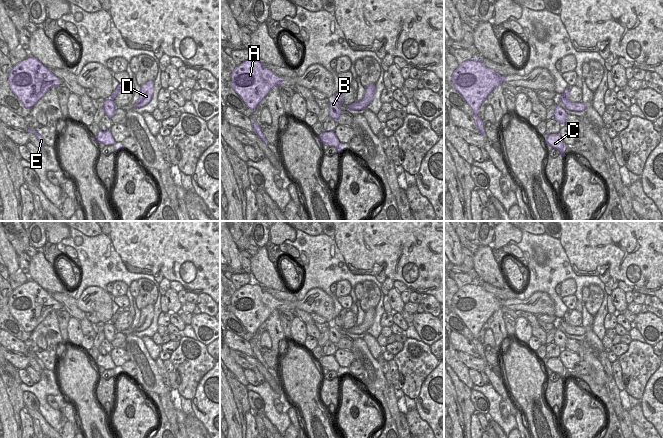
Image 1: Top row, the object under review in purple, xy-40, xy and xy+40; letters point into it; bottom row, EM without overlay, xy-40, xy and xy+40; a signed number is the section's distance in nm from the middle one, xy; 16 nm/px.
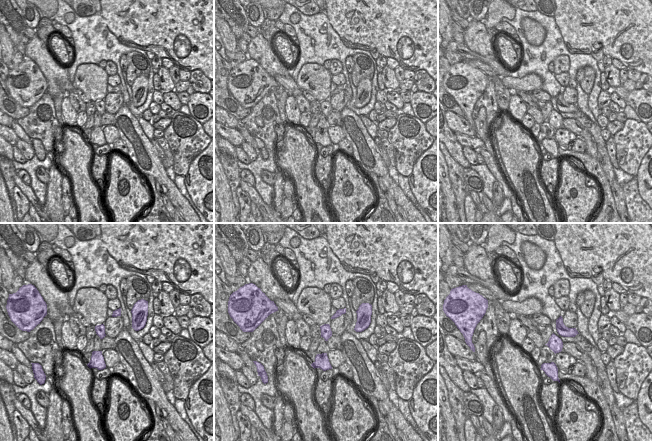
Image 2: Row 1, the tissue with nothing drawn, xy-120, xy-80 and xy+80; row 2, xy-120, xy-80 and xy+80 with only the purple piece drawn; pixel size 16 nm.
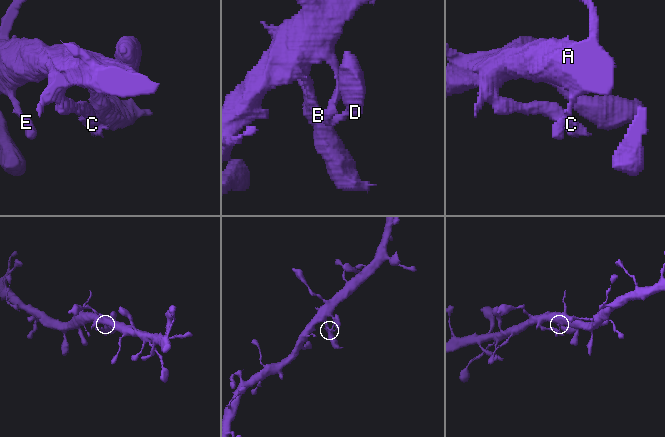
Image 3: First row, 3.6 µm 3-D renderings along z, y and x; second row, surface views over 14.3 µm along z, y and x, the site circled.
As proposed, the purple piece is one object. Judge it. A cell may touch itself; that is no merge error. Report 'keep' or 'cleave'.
keep

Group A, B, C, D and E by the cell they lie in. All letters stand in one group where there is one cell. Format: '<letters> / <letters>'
A B C D E

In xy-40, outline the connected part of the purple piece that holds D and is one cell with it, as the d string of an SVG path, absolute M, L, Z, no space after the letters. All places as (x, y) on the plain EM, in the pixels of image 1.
M149 304L142 308L140 310L139 323L135 328L133 328L133 331L141 332L147 329L152 323L153 316L154 316L154 305Z

